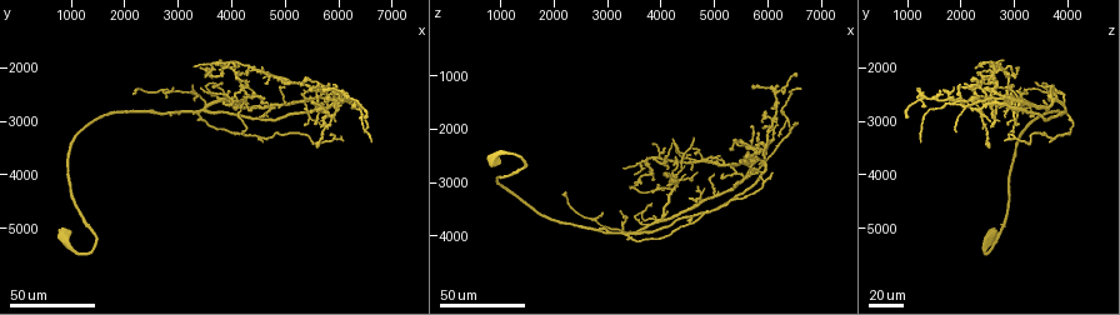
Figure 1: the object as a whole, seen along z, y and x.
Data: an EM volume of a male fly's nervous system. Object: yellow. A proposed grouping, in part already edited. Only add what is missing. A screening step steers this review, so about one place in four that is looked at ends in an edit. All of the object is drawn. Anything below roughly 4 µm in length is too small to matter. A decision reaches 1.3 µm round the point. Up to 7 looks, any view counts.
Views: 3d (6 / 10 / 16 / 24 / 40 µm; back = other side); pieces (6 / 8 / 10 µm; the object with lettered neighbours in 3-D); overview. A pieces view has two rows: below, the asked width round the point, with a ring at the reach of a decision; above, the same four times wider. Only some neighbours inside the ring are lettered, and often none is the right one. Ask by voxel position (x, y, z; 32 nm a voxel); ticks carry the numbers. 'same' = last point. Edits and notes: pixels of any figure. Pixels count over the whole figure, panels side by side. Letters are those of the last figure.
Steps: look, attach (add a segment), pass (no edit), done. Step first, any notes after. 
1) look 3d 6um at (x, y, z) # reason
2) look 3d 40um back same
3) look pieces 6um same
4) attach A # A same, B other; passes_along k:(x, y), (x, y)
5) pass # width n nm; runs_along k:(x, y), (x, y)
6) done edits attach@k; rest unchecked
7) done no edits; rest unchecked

look 3d 24um at (5850, 2250, 2100) # an open end

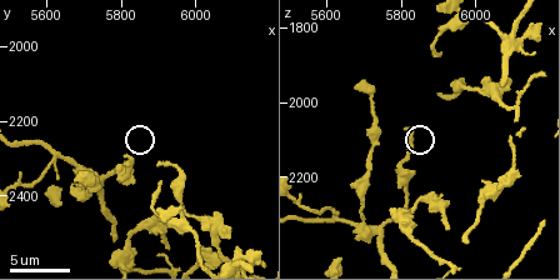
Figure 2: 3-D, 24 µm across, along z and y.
look pieces 8um at (5810, 2290, 2080)

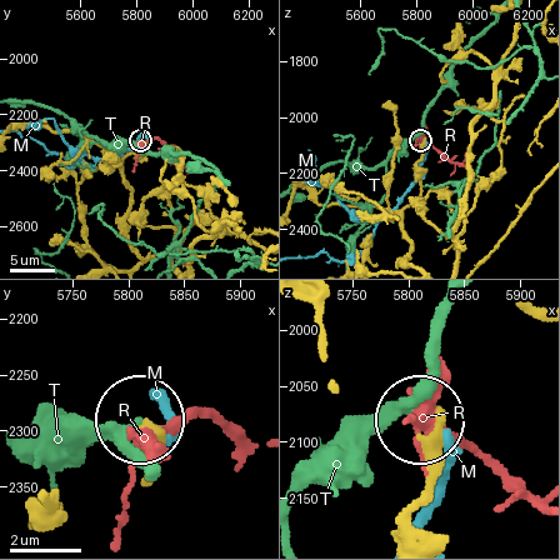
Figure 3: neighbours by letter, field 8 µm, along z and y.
pass # width 240 nm; M other, R other, T other; none of them fits

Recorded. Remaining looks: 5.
look 3d 24um at (6500, 2950, 1000) # free end

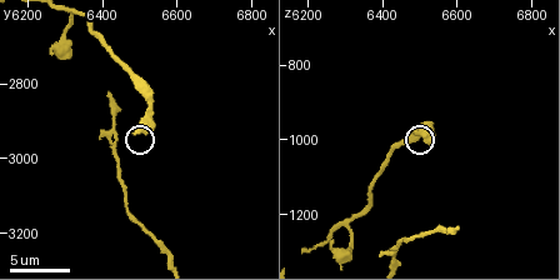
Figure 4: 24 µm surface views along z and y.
look pieces 8um at (6490, 2920, 980)

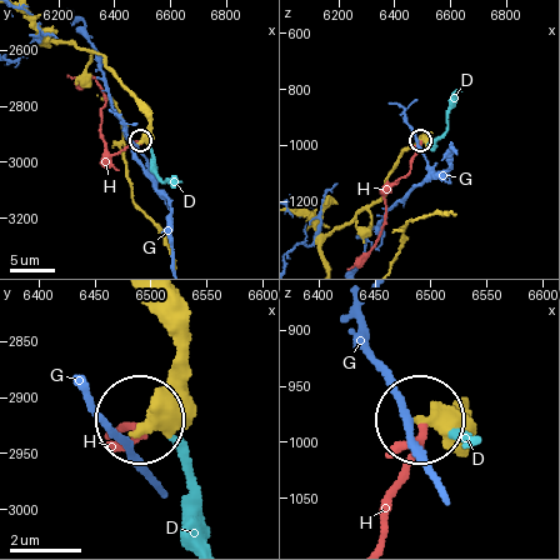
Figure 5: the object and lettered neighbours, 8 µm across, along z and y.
attach D # D same, G other, H other; passes_along 5:(174, 340), (180, 418), (171, 438), (189, 489), (189, 534); it goes on there

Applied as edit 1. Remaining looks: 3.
look 3d 24um at (6600, 3350, 1250) # branch stops here

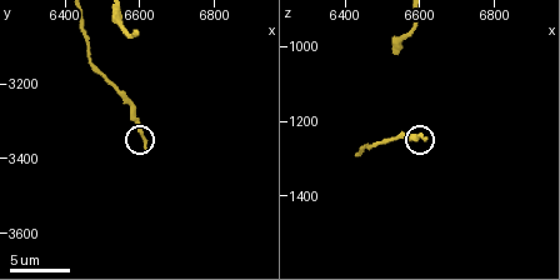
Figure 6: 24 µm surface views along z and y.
look pieces 8um at (6620, 3380, 1250)

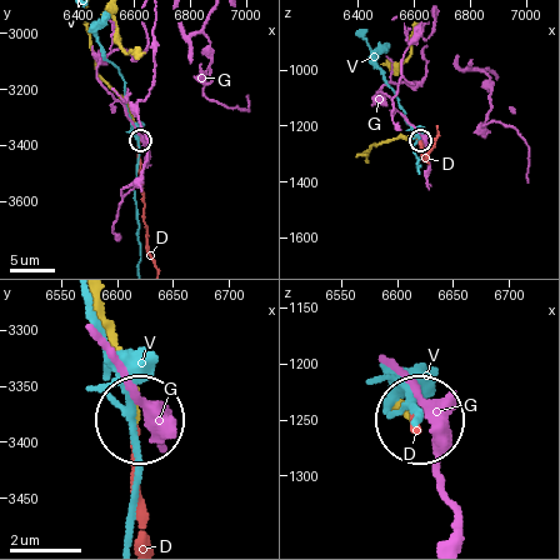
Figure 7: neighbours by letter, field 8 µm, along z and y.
attach D # D same, G other, V other; it goes on there

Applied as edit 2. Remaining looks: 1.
done edits attach@5, attach@7; rest unchecked

